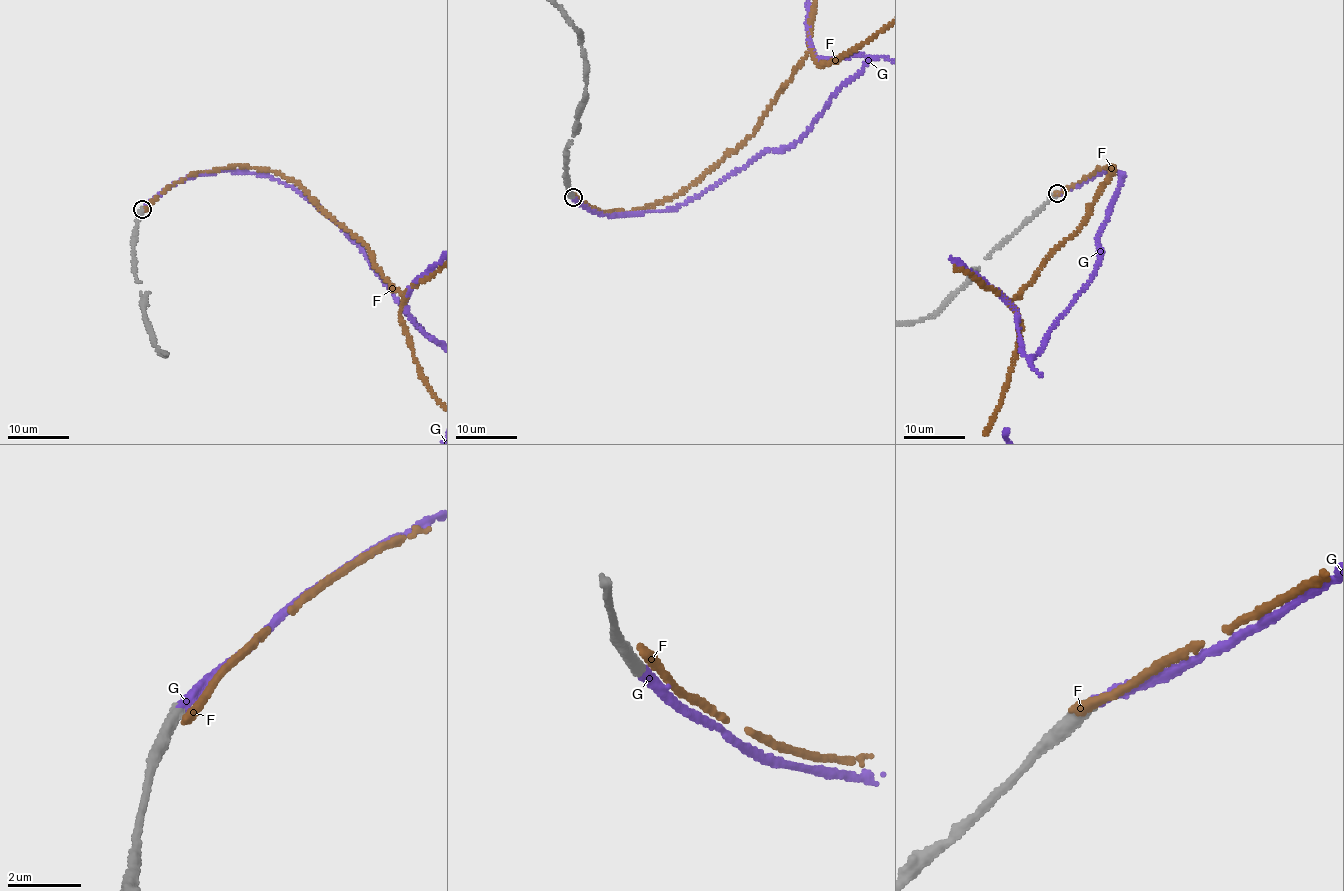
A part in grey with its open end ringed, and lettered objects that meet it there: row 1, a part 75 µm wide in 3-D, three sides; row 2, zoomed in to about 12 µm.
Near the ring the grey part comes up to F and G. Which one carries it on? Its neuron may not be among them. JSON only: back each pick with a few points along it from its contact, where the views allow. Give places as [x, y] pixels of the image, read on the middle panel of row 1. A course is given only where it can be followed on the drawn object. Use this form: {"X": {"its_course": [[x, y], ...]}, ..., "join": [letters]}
{"join": ["G"]}

